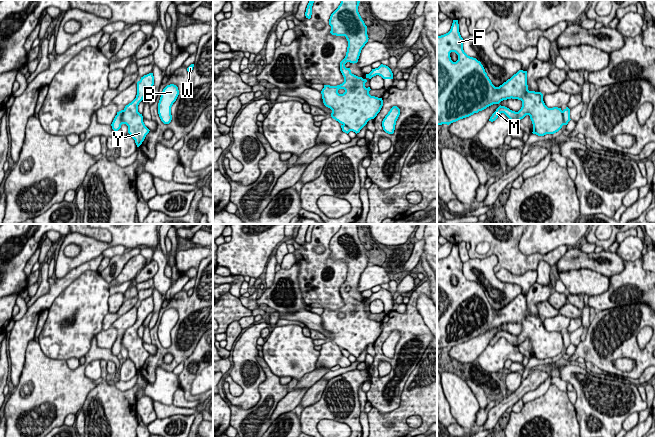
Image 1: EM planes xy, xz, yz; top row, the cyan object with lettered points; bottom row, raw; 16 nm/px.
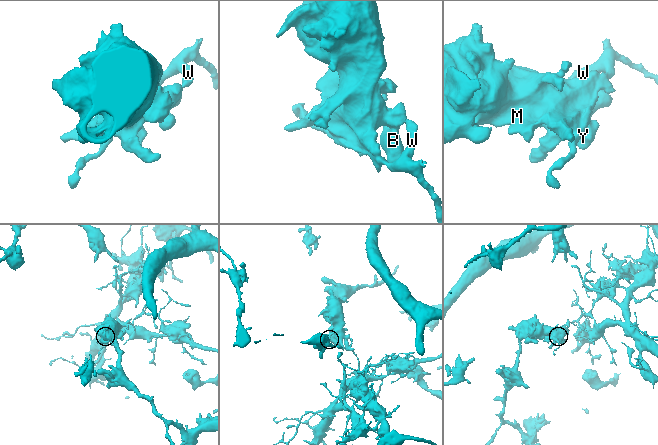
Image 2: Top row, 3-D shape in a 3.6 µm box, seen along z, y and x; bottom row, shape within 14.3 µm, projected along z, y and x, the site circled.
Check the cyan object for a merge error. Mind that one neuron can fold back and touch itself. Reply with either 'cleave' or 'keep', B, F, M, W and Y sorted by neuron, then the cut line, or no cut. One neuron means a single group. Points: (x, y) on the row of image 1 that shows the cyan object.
cleave; groups B F M Y / W; cut xy (124, 110), (121, 116), (121, 123)

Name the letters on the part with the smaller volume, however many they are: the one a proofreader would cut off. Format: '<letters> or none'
W

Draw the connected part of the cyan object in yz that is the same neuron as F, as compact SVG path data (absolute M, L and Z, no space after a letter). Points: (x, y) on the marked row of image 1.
M453 20L450 31L437 36L437 125L449 125L478 113L493 104L499 104L501 101L511 98L522 101L521 109L515 112L500 105L489 121L495 121L501 113L504 113L514 122L518 122L529 115L533 124L532 133L538 136L554 134L562 128L563 111L558 107L548 108L543 101L541 92L528 90L527 71L519 70L502 85L495 87L481 62L464 52L458 20Z

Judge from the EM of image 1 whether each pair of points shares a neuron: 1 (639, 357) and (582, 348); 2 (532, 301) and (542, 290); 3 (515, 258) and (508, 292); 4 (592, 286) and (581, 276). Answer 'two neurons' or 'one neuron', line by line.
1: one neuron
2: one neuron
3: two neurons
4: one neuron

